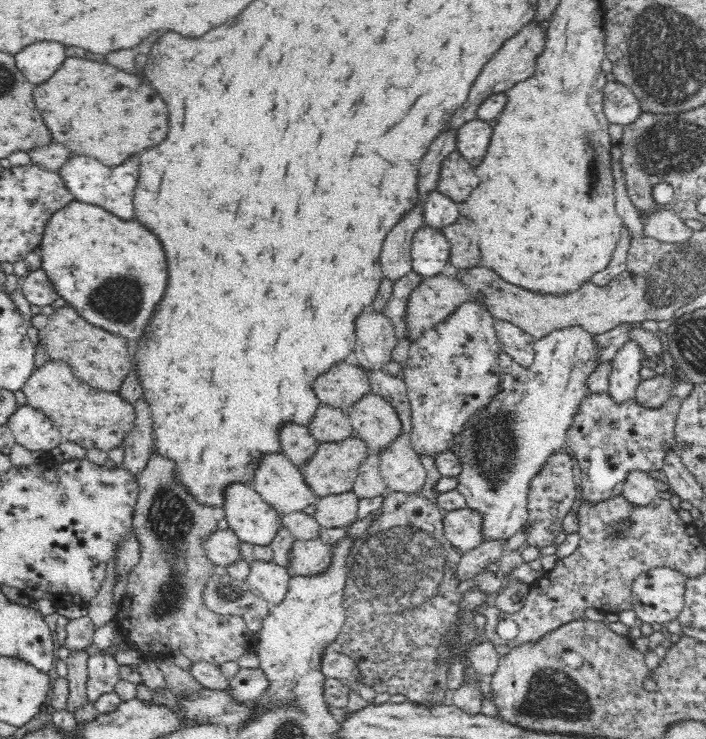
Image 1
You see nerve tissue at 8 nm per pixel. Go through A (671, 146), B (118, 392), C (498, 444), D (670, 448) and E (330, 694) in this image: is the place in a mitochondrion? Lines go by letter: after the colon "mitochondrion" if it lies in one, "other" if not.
A: mitochondrion
B: other
C: mitochondrion
D: other
E: other

